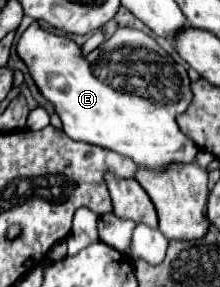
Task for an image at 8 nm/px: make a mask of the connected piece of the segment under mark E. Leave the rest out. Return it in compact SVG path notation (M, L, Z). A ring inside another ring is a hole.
M32 22L20 36L16 52L28 66L40 94L54 104L54 110L64 124L64 132L70 138L114 150L132 158L138 166L156 170L162 170L172 162L194 162L198 146L194 146L194 142L190 142L190 138L186 138L176 124L176 116L192 102L186 68L174 62L170 54L156 44L154 38L134 28L118 28L106 44L110 46L100 46L92 54L84 56L72 38L46 32L36 22Z

